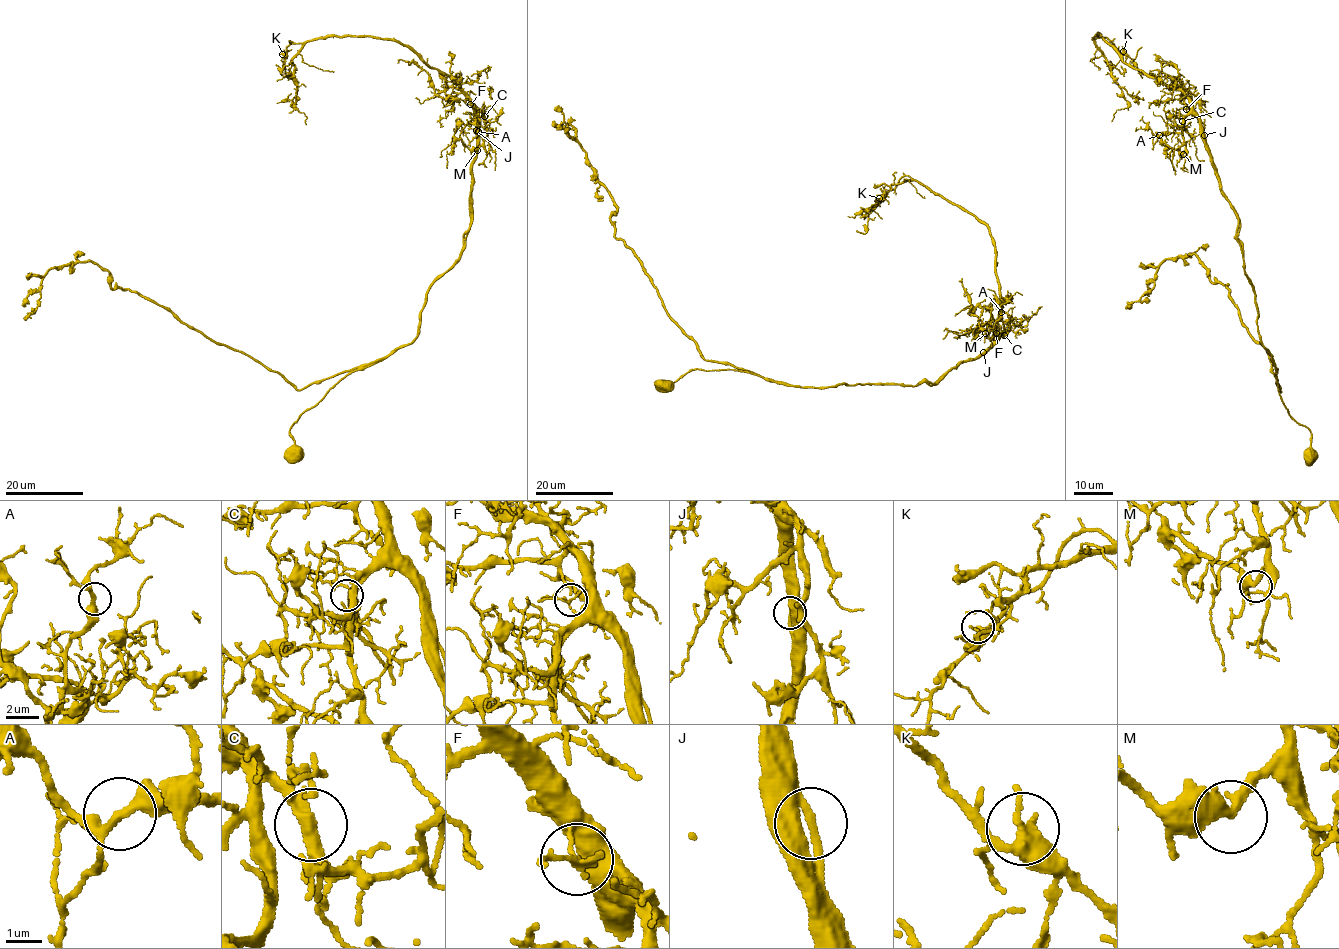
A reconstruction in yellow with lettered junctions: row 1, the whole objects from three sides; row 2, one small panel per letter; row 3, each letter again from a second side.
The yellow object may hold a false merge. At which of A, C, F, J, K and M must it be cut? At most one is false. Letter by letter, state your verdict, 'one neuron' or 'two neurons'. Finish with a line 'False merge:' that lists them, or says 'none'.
A: one neuron
C: one neuron
F: one neuron
J: one neuron
K: one neuron
M: one neuron
False merge: none

